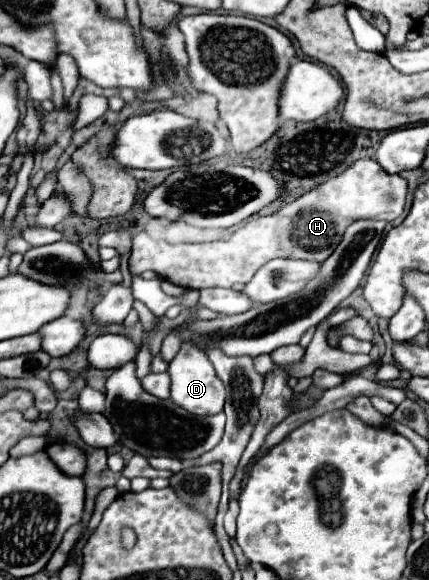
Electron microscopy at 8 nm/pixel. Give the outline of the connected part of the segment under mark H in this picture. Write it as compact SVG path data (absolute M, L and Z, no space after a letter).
M363 158L351 164L343 174L319 184L297 200L285 204L273 216L253 218L241 226L229 240L201 242L201 244L169 244L153 240L147 232L133 236L129 256L131 274L153 270L159 278L169 280L181 288L231 288L241 282L247 284L251 276L273 258L295 258L323 262L339 244L345 228L359 218L383 218L393 222L401 216L405 206L407 180L399 174L387 174L375 160Z

